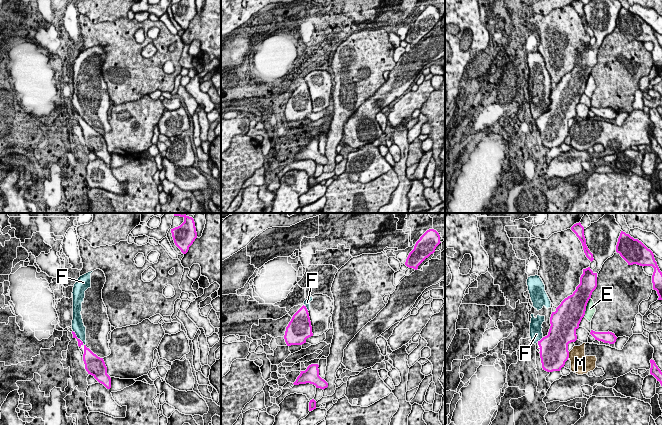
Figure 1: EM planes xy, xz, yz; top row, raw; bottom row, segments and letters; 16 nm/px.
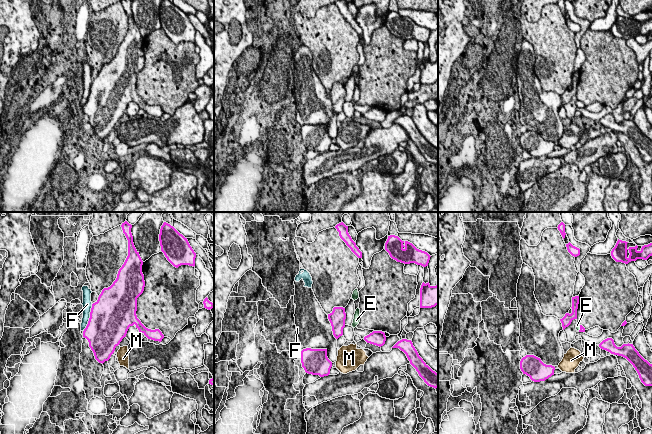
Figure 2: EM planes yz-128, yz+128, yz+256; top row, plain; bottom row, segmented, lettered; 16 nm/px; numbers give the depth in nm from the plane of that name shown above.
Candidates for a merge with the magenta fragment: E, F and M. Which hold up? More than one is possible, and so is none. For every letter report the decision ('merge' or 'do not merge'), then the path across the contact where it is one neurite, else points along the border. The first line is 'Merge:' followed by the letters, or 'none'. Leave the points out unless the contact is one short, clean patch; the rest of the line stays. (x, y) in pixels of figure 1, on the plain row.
Merge: E
E: merge
F: do not merge
M: do not merge; border along yz (568, 128), (569, 133)

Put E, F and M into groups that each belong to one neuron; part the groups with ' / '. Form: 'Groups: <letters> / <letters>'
Groups: E / F M

